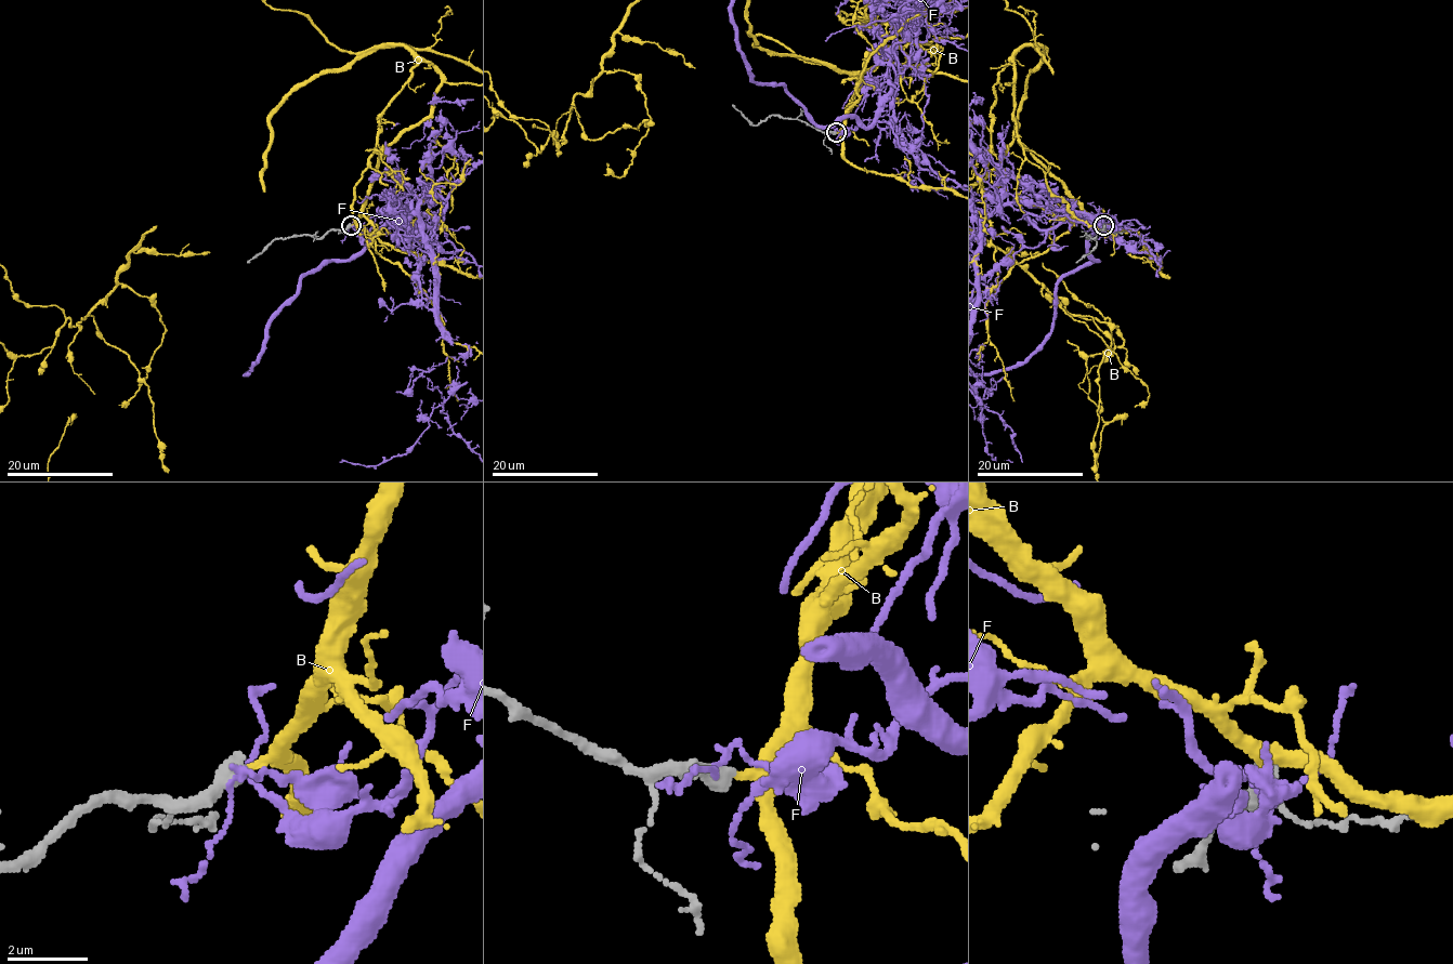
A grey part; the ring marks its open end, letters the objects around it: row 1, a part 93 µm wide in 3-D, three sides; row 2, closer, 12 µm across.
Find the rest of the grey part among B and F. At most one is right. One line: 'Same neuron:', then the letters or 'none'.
Same neuron: B

